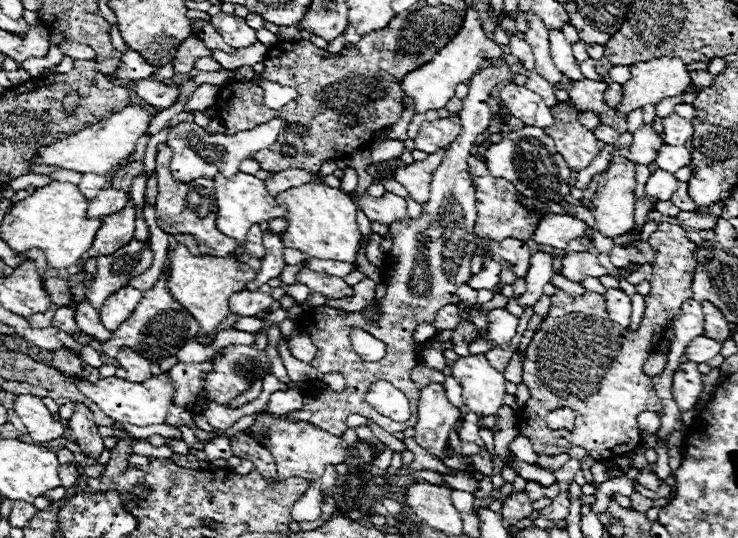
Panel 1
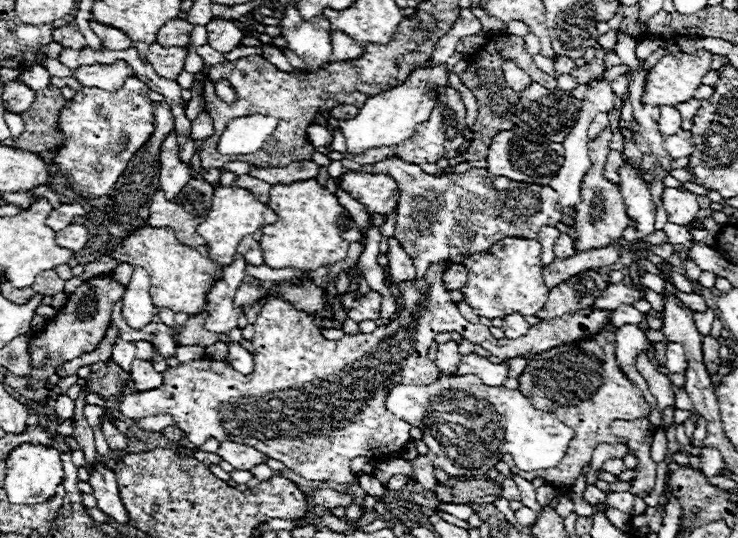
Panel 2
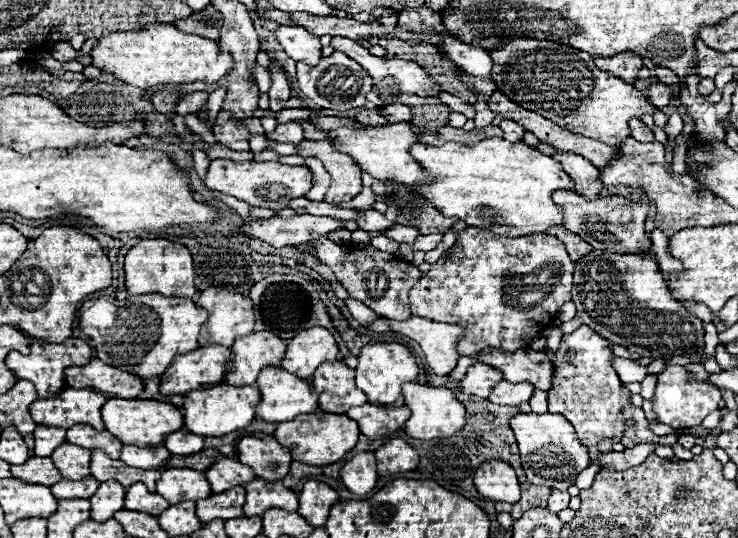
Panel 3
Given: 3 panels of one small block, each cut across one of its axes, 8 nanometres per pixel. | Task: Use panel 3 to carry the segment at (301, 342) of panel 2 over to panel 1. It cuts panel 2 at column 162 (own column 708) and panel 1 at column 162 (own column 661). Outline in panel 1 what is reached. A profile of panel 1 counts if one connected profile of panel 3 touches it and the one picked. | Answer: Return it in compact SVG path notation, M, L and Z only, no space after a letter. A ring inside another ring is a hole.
M162 372L160 376L152 376L150 380L136 384L136 382L128 382L116 376L110 378L100 378L98 382L88 382L86 376L74 378L74 384L82 390L82 394L86 394L94 404L98 404L98 408L110 416L116 422L128 422L128 424L136 424L136 426L148 426L148 424L162 424L166 414L168 414L168 406L172 404L172 384L168 380L168 374Z

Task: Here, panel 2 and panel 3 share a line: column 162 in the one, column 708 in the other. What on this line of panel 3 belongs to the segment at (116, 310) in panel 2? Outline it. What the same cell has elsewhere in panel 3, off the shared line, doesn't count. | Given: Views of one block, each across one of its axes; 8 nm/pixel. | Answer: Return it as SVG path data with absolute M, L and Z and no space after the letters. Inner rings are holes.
M705 323L703 324L705 335L704 335L704 352L706 352L706 356L714 356L716 354L716 346L720 344L720 340L718 338L718 331L714 324Z

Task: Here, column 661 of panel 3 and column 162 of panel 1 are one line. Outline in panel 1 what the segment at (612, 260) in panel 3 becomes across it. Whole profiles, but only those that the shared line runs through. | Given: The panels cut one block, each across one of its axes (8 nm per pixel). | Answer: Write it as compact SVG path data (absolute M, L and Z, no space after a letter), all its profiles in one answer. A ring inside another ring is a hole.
M166 266L158 282L142 294L142 302L138 304L138 310L134 310L134 314L130 314L130 318L118 330L112 332L112 338L102 344L100 352L114 358L122 346L130 346L140 356L156 362L168 356L176 356L176 352L188 340L192 340L198 332L200 332L200 326L194 320L194 316L180 302L176 302L168 290L168 266Z

